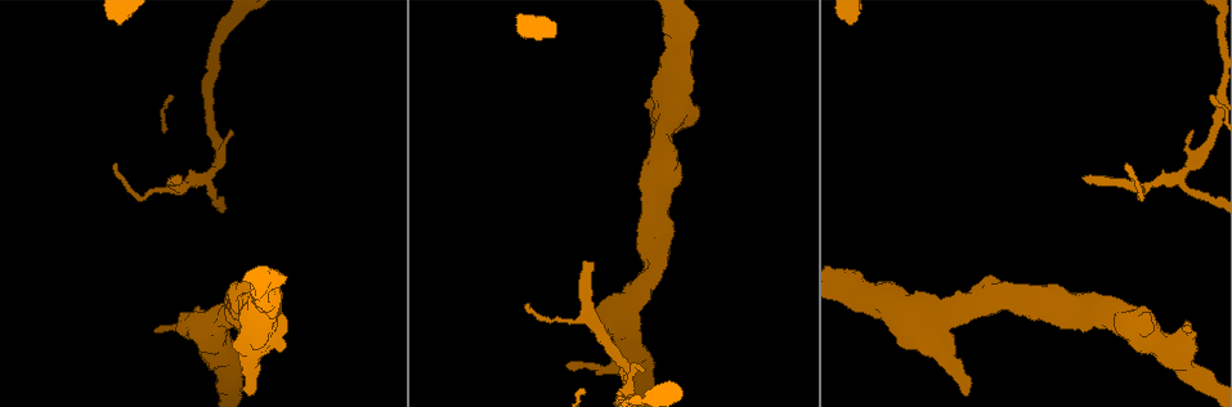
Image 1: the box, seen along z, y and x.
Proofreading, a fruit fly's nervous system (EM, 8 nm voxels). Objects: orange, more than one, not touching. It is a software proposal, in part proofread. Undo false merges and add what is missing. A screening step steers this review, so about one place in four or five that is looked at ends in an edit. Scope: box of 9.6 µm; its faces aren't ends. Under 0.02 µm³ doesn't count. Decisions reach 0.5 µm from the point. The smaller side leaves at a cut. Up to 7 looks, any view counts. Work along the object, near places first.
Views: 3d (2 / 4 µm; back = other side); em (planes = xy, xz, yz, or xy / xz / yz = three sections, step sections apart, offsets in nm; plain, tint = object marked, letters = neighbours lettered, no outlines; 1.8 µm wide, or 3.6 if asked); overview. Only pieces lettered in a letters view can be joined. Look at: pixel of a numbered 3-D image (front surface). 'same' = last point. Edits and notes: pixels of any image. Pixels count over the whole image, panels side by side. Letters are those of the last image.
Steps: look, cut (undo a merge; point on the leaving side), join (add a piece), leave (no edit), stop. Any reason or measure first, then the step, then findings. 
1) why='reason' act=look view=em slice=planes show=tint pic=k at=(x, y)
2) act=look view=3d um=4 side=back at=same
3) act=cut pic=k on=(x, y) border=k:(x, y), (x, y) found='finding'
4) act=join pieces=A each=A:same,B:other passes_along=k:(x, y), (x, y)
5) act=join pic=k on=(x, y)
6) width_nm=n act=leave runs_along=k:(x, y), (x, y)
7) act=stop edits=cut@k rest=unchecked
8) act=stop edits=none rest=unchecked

act=look view=em um=3.6 slice=yz step=16 show=tint pic=1 at=(248, 359)

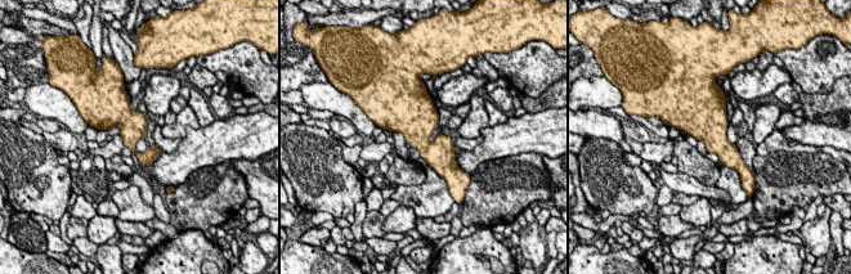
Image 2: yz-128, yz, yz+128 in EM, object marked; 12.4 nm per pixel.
act=look view=em um=3.6 slice=planes show=letters at=same

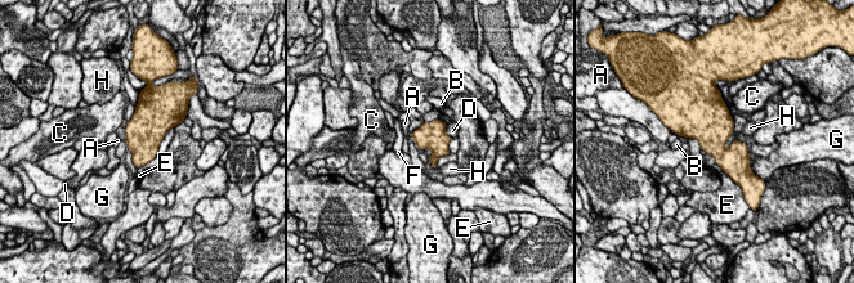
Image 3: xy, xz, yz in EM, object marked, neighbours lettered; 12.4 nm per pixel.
act=leave each=A:other,B:other,C:other,D:other,E:other,F:other,G:other,H:other found='all the same cell'

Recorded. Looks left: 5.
why='an open end' act=look view=em slice=planes show=tint pic=1 at=(853, 25)

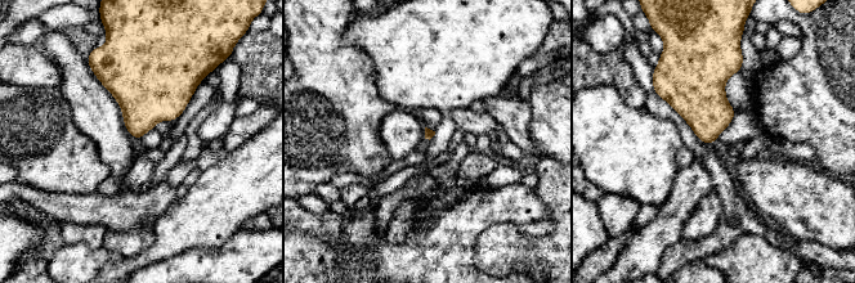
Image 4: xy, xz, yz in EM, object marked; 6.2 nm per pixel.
act=look view=em slice=planes show=letters at=same

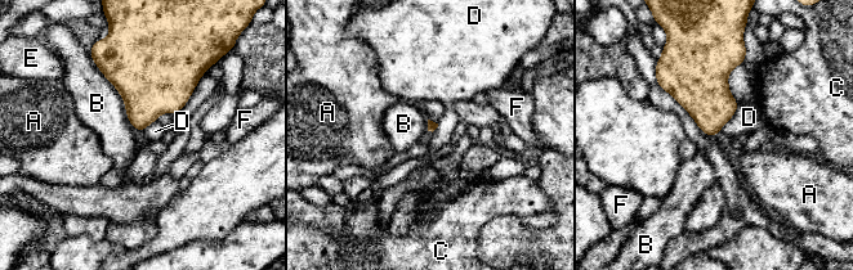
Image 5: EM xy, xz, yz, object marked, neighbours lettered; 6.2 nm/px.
act=leave each=A:other,B:other,C:other,D:other,E:other,F:other border=5:(738, 106), (719, 131) found='none of them fits'

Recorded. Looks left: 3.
why='free end' act=look view=em slice=yz step=16 show=letters pic=1 at=(592, 265)

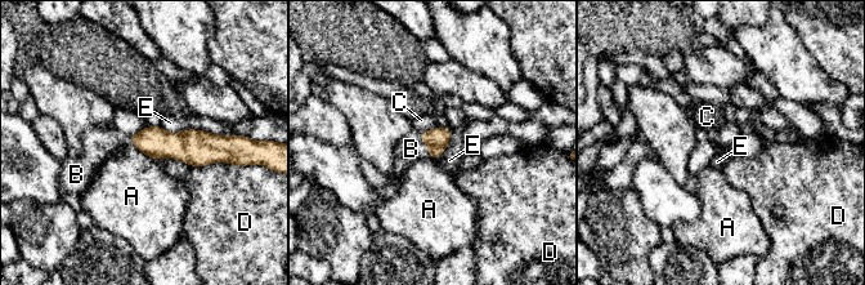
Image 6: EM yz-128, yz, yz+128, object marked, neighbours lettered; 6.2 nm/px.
act=look view=em slice=planes show=letters at=same

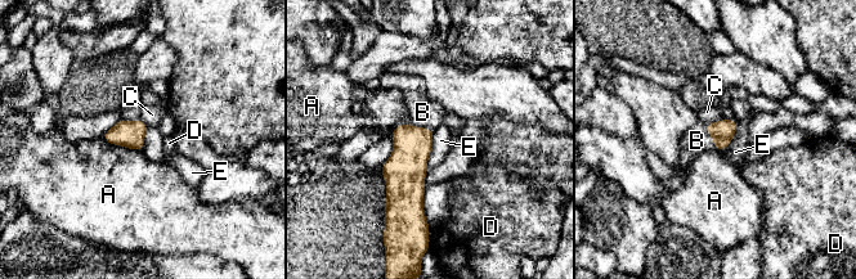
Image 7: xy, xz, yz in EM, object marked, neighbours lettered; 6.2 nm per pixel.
width_nm=150 act=join pieces=B each=A:other,B:same,C:other,D:other,E:other passes_along=7:(722, 131), (711, 135), (697, 140) found='the cell continues'

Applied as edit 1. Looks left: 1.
act=stop edits=join@7 rest=unchecked

